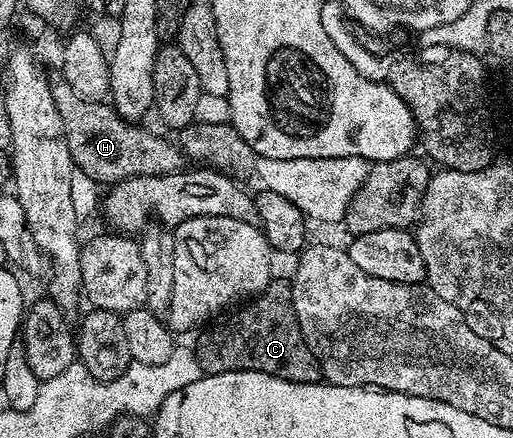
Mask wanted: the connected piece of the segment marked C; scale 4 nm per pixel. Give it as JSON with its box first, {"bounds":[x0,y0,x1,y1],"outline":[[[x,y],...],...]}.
{"bounds":[193,279,321,384],"outline":[[[272,279],[265,291],[244,304],[247,304],[244,308],[224,311],[198,333],[199,341],[193,344],[193,351],[203,373],[212,376],[226,372],[260,372],[294,384],[316,383],[321,376],[319,359],[309,350],[299,329],[291,305],[290,283],[286,279]]]}

